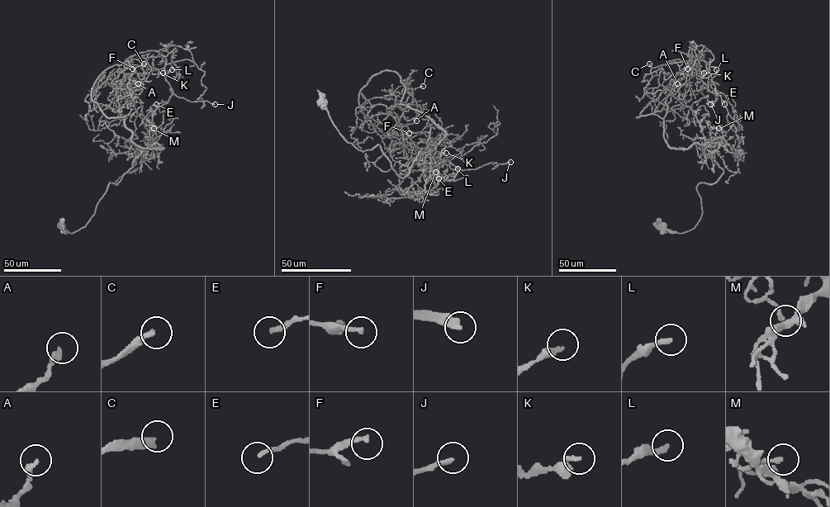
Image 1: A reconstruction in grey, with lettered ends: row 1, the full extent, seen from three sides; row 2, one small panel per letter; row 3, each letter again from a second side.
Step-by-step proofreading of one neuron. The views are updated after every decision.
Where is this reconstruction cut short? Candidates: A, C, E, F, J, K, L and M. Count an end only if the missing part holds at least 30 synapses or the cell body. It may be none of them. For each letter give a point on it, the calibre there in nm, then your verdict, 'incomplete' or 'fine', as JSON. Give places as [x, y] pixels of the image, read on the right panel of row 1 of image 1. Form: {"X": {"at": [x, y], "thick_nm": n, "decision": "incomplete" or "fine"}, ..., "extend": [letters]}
{"A": {"at": [677, 83], "thick_nm": 280, "decision": "fine"}, "C": {"at": [649, 63], "thick_nm": 320, "decision": "incomplete"}, "E": {"at": [724, 104], "thick_nm": 190, "decision": "fine"}, "F": {"at": [687, 68], "thick_nm": 220, "decision": "incomplete"}, "J": {"at": [710, 104], "thick_nm": 280, "decision": "incomplete"}, "K": {"at": [704, 73], "thick_nm": 200, "decision": "incomplete"}, "L": {"at": [716, 69], "thick_nm": 240, "decision": "fine"}, "M": {"at": [718, 128], "thick_nm": 130, "decision": "fine"}, "extend": ["C", "F", "J", "K"]}

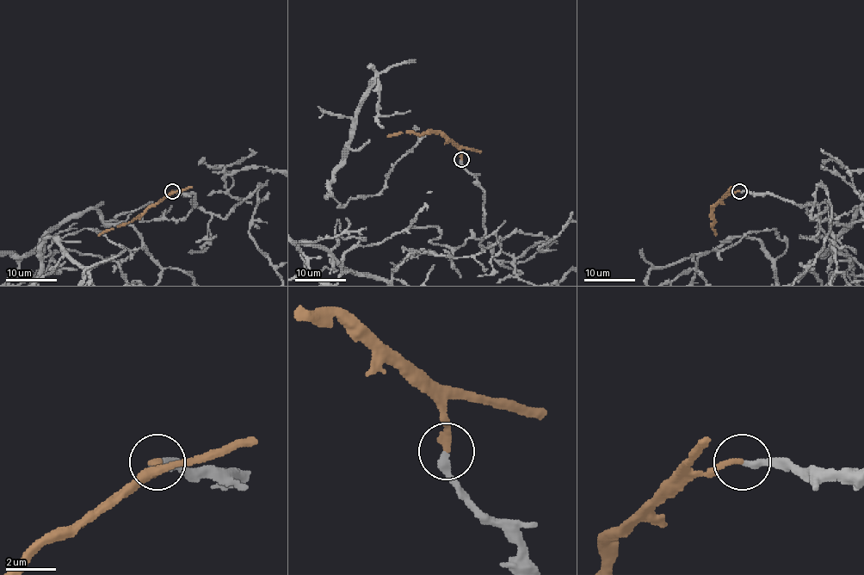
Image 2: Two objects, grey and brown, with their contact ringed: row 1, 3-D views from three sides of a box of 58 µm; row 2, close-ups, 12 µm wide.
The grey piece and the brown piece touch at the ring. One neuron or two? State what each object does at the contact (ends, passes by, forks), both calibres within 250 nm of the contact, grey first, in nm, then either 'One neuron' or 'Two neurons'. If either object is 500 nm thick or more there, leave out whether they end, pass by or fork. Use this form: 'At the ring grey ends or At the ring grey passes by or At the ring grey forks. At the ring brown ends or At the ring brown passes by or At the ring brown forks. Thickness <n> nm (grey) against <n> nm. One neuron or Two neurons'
At the ring grey ends. At the ring brown ends. Thickness 320 nm (grey) against 260 nm. One neuron

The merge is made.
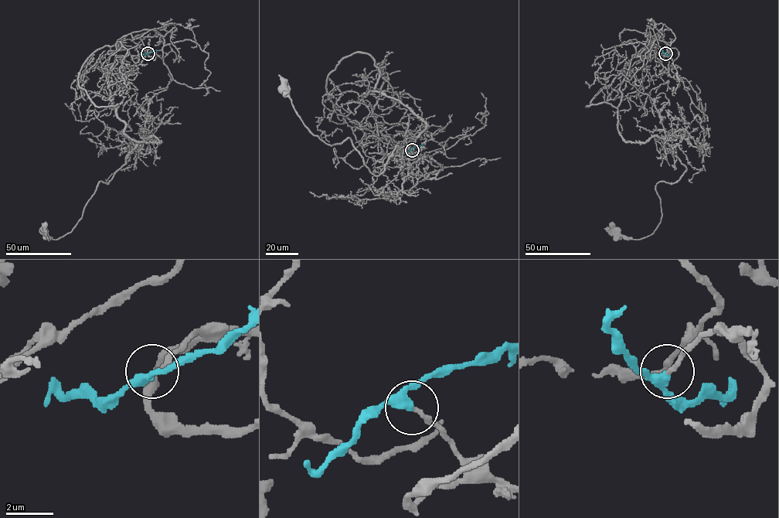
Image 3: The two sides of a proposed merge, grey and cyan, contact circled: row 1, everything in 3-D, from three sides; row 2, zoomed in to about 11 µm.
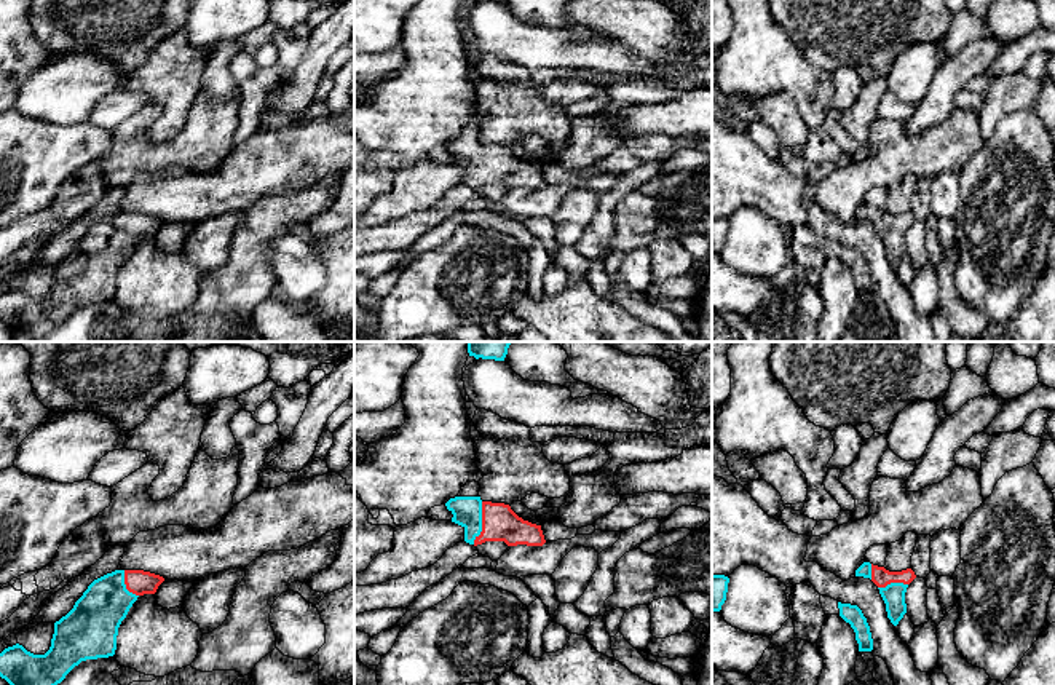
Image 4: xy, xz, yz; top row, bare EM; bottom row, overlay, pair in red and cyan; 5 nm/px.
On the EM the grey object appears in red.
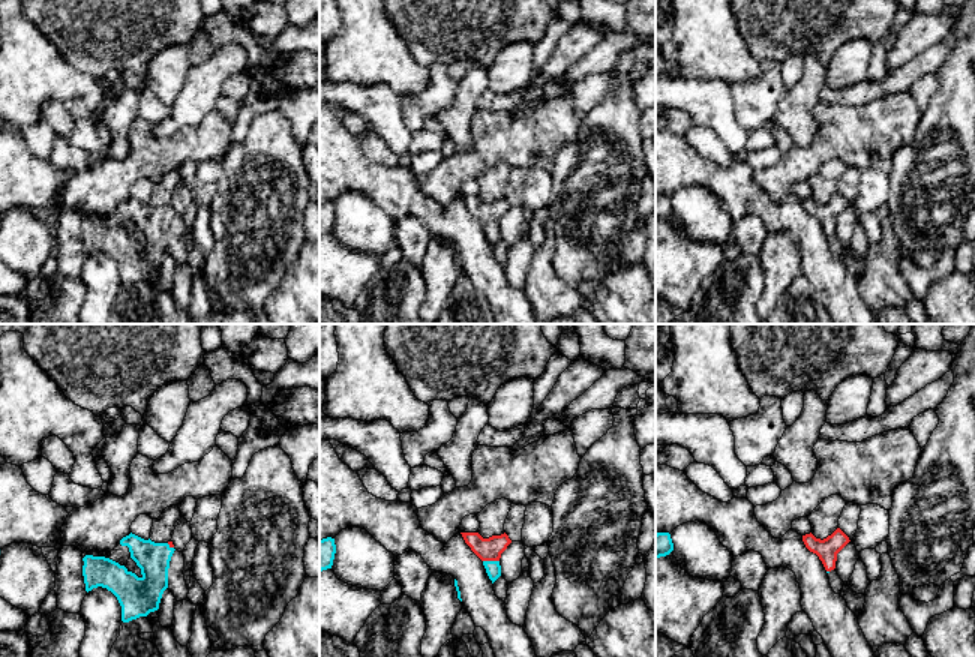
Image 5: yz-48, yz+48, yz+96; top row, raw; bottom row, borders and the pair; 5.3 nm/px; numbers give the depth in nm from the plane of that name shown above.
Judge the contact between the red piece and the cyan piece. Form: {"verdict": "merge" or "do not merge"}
{"verdict": "merge"}

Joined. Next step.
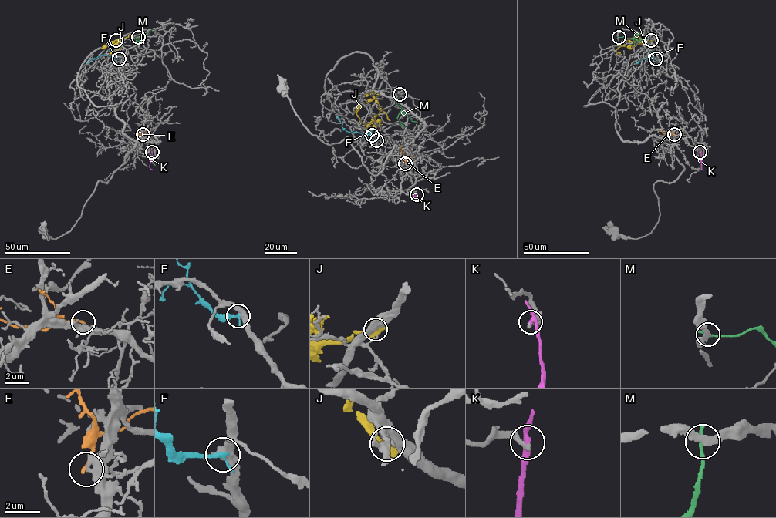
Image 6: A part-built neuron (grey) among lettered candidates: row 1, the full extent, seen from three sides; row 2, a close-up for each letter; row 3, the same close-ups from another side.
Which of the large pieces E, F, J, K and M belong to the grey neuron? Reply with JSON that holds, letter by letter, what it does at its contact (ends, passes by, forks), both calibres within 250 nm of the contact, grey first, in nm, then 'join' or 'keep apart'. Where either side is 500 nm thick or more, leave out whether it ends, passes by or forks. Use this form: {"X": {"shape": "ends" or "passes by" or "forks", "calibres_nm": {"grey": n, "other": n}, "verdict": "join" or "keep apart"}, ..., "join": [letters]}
{"E": {"shape": "ends", "calibres_nm": {"grey": 420, "other": 200}, "verdict": "keep apart"}, "F": {"calibres_nm": {"grey": 500, "other": 260}, "verdict": "keep apart"}, "J": {"calibres_nm": {"grey": 500, "other": 400}, "verdict": "keep apart"}, "K": {"shape": "passes by", "calibres_nm": {"grey": 340, "other": 240}, "verdict": "keep apart"}, "M": {"shape": "ends", "calibres_nm": {"grey": 280, "other": 200}, "verdict": "keep apart"}, "join": []}

